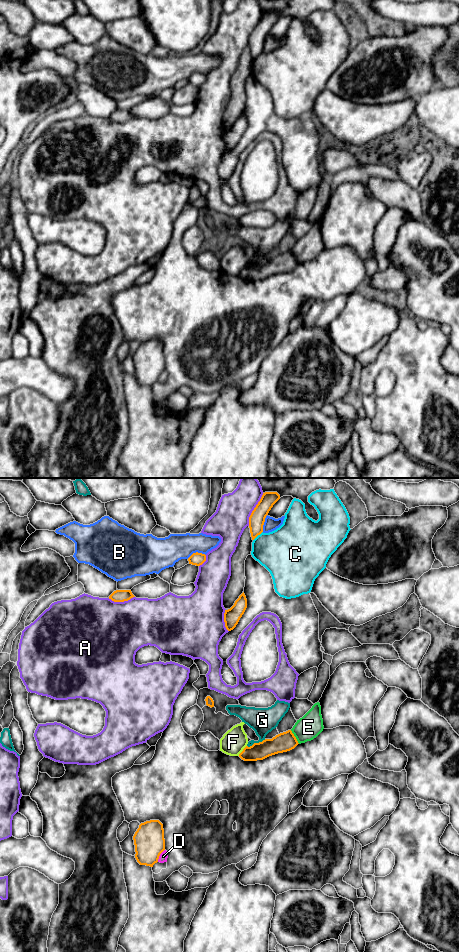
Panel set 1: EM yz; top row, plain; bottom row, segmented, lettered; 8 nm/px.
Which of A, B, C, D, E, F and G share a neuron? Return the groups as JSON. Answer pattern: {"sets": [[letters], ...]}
{"sets": [["A"], ["B"], ["C"], ["D"], ["E"], ["F"], ["G"]]}

